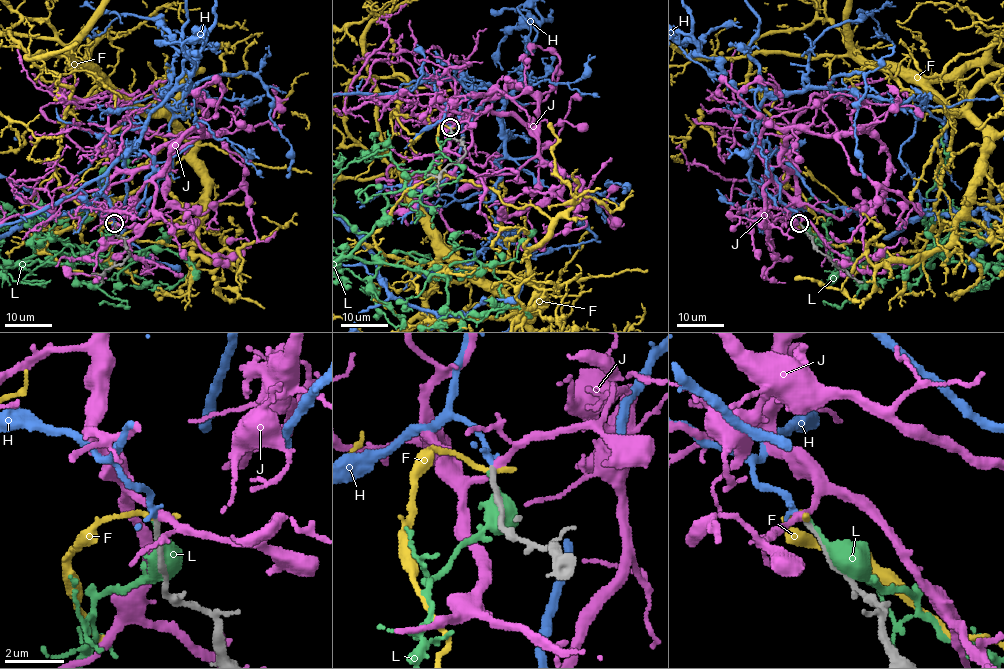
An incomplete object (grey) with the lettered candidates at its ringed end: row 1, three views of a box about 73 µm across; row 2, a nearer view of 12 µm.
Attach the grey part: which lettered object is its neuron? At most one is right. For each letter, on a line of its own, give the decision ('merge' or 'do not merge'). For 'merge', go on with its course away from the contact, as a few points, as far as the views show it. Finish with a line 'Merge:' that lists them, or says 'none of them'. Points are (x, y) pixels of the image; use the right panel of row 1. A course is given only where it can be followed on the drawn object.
F: do not merge
H: merge
J: do not merge
L: do not merge
Merge: H

